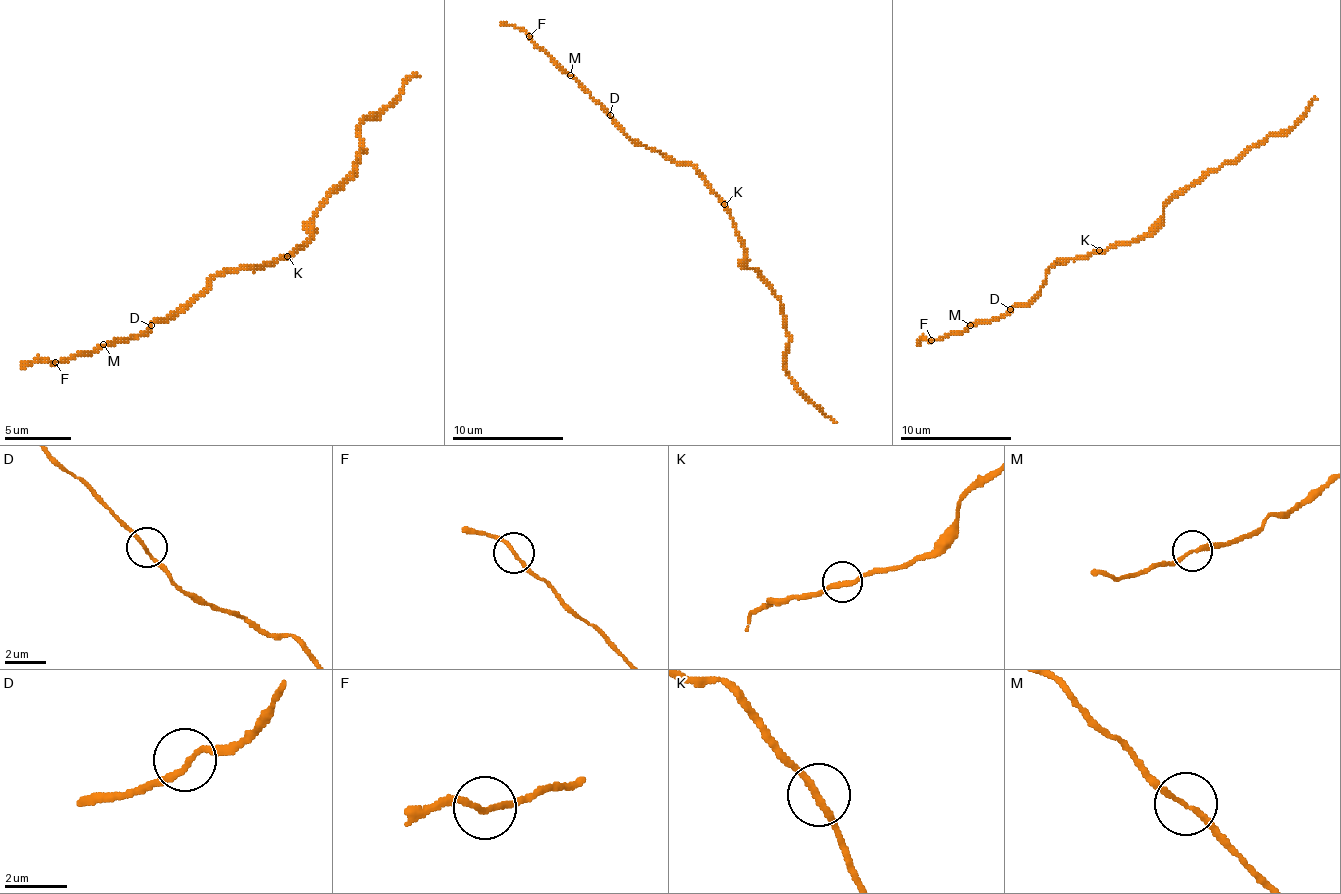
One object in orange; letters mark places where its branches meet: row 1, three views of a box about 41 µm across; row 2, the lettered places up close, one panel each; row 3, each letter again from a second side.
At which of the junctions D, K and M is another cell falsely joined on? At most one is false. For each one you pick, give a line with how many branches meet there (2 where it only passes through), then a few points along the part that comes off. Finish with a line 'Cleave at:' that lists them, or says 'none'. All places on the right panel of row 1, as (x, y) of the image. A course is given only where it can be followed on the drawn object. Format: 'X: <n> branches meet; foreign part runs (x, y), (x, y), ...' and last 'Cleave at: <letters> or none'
Cleave at: none

